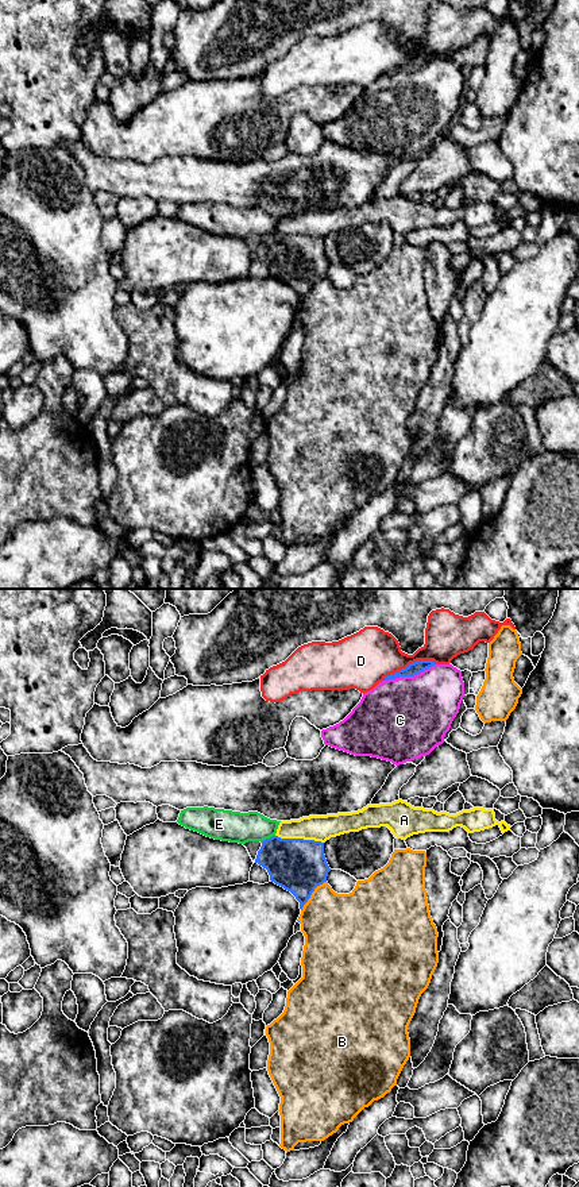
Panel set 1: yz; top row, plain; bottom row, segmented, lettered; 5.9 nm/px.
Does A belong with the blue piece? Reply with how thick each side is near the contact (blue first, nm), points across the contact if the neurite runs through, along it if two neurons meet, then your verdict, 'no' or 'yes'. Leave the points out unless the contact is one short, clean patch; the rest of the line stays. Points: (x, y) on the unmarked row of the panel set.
320 nm thick on the blue side, 160 nm on the other; no

